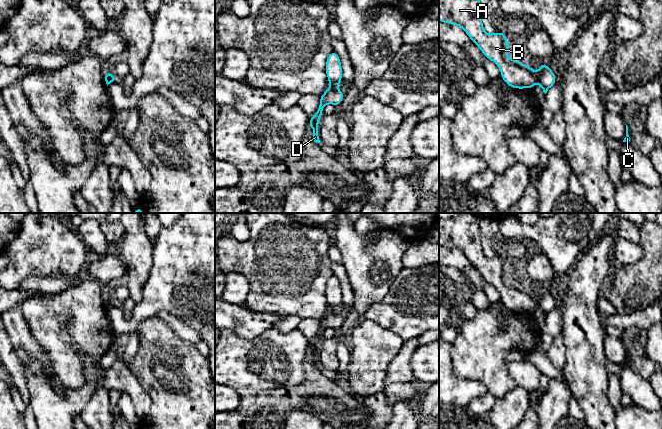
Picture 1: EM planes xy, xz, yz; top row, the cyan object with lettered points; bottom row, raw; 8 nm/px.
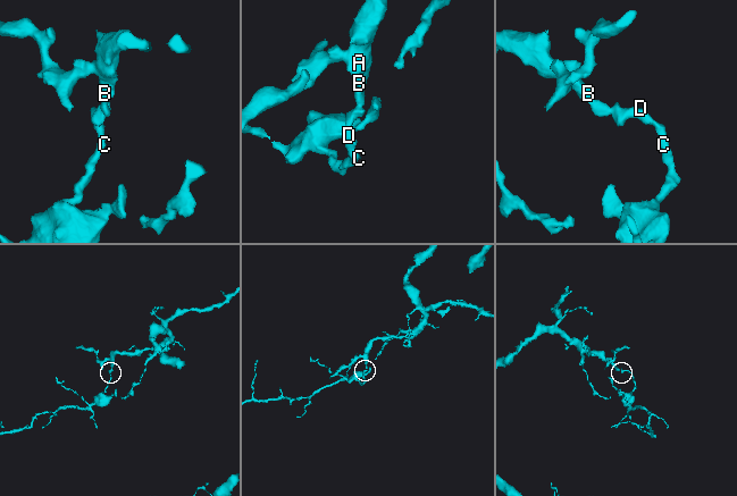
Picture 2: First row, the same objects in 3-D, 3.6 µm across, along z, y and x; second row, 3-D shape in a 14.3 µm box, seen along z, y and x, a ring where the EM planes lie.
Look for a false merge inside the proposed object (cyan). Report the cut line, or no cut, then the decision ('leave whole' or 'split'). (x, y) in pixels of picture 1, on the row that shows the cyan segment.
cut yz (535, 72), (538, 82); split

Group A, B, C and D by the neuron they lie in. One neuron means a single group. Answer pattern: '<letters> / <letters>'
A B / C D

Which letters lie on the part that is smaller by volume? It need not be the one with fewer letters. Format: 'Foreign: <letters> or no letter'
Foreign: C, D

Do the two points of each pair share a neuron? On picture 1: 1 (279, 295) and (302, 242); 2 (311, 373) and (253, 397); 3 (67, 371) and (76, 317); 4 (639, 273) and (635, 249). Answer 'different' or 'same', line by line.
1: same
2: same
3: same
4: different

